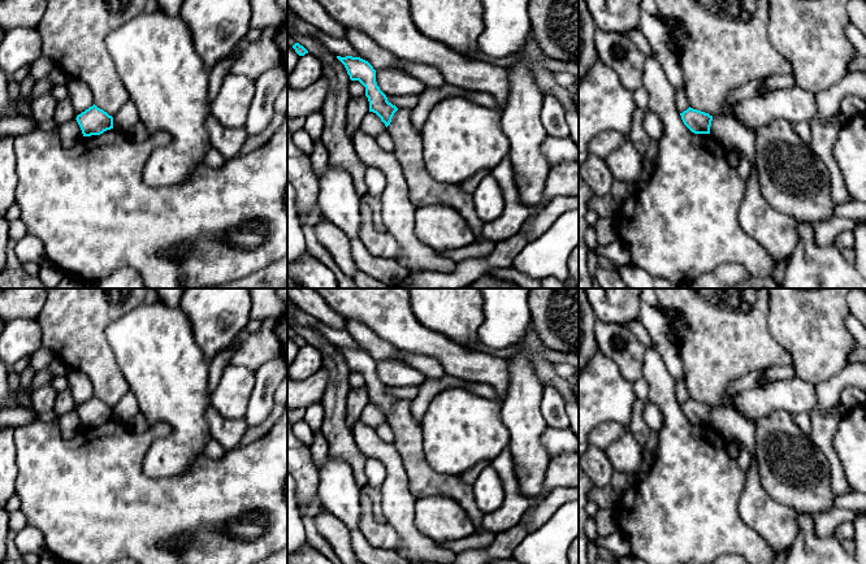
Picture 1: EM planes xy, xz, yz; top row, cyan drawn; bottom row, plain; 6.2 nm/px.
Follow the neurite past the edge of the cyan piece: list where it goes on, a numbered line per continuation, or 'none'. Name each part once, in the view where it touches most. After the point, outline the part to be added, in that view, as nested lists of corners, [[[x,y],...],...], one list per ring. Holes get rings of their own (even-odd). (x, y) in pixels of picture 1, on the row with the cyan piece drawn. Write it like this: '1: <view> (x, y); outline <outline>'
none

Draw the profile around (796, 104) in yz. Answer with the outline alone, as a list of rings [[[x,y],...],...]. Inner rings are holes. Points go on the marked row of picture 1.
[[[798,86],[755,95],[735,108],[732,117],[745,127],[755,131],[759,127],[784,118],[792,125],[813,122],[818,112],[817,96]]]

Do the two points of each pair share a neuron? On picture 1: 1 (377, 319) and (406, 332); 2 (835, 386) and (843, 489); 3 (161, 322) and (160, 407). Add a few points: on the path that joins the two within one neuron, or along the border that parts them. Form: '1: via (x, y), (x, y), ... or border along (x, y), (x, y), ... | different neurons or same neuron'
1: via (384, 319), (392, 319), (399, 326) | same neuron
2: via (825, 412), (825, 445), (835, 463) | same neuron
3: via (161, 343), (161, 386) | same neuron

